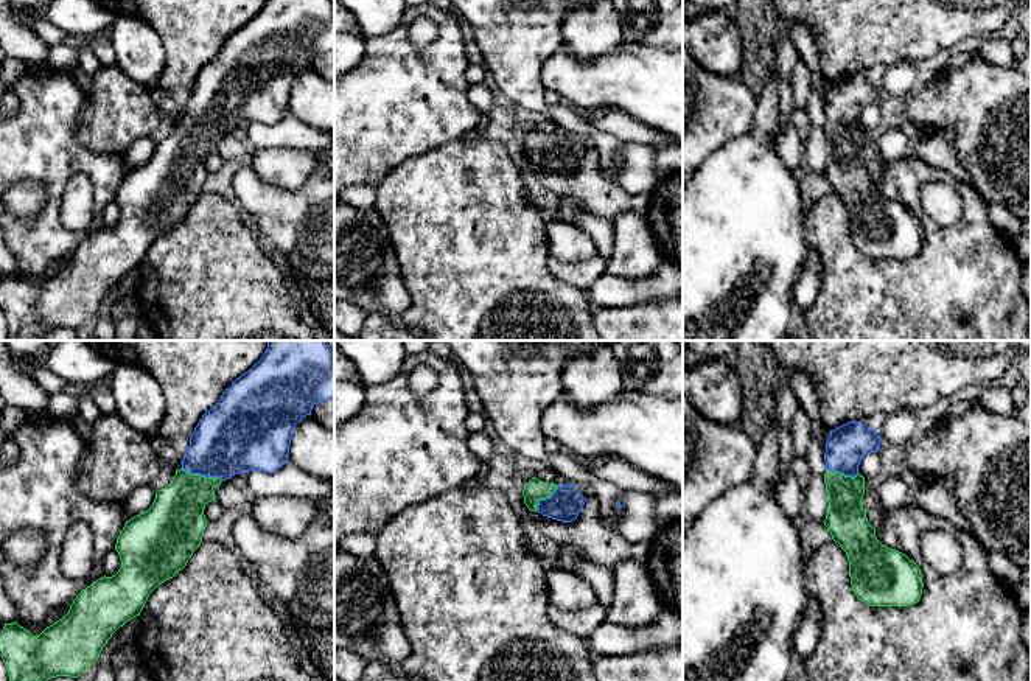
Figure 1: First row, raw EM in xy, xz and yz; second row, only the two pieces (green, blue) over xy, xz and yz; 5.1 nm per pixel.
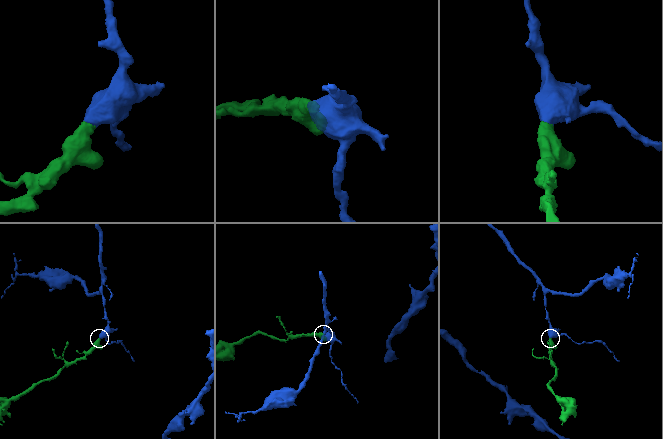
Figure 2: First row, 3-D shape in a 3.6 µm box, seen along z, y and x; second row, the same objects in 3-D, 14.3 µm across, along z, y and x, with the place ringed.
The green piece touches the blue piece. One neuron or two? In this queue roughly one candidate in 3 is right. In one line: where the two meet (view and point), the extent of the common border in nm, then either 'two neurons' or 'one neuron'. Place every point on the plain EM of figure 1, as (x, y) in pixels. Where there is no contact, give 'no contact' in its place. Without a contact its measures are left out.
contact xy (199, 126); length 220 nm; one neuron

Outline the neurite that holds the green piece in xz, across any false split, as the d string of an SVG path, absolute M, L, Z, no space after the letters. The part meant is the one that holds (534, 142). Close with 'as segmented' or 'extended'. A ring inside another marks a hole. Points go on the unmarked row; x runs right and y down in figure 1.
M536 129L524 137L522 148L530 163L538 163L561 174L575 173L588 152L577 143L575 137L555 137L541 134Z | extended

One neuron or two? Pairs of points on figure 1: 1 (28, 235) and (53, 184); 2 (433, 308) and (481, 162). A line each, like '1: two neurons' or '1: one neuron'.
1: one neuron
2: one neuron

